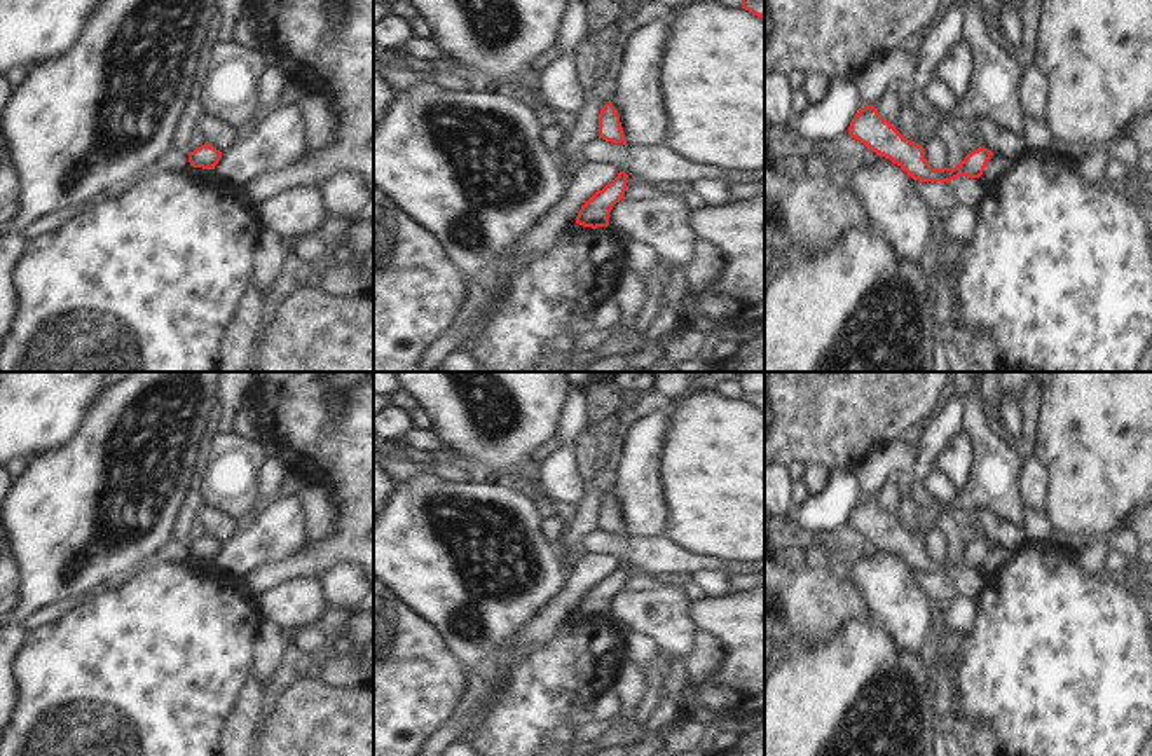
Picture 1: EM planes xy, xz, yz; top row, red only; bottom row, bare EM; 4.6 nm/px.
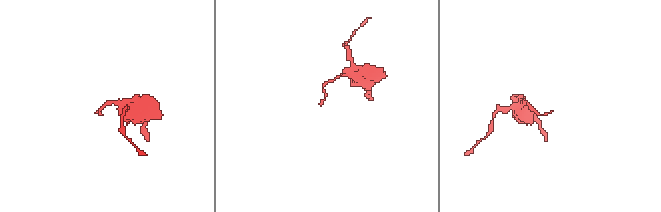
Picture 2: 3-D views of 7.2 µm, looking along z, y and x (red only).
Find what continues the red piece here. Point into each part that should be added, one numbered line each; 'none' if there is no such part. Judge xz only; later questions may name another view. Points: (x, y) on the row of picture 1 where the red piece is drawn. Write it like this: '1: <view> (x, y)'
none.

